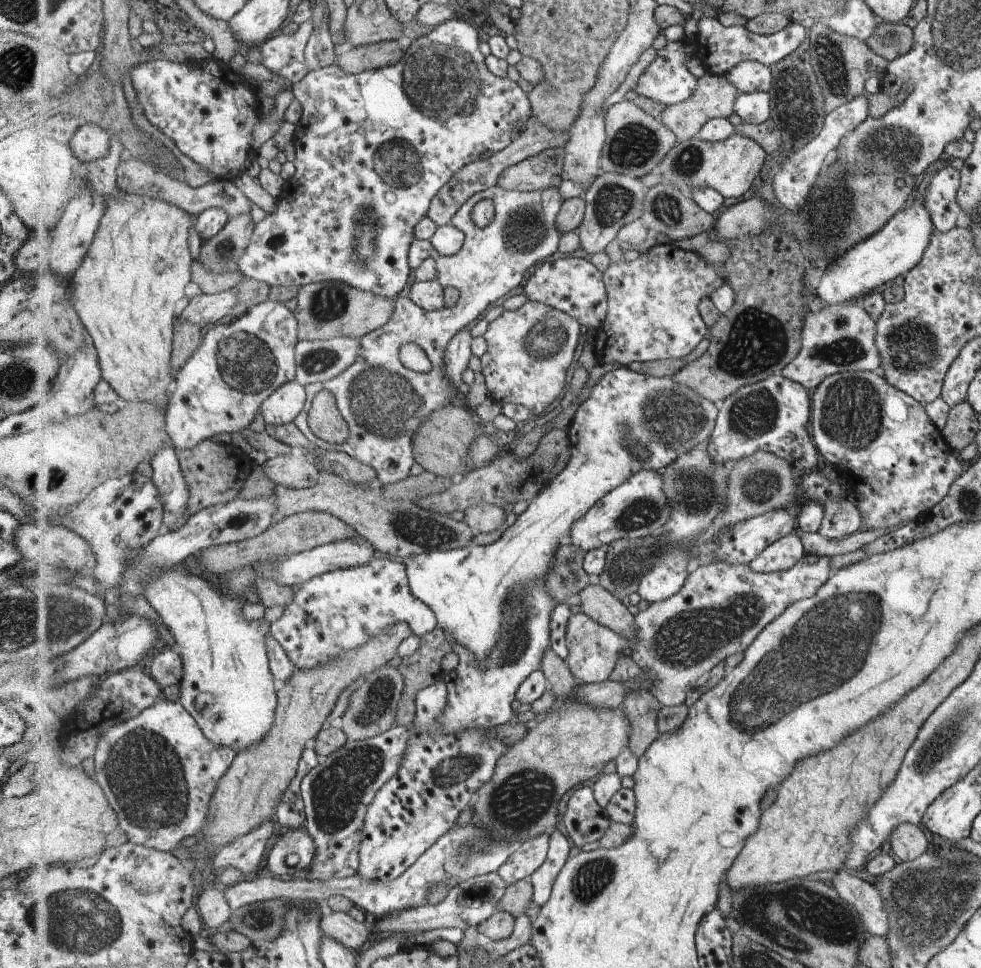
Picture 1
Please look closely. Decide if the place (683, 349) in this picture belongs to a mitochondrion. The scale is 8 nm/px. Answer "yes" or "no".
no

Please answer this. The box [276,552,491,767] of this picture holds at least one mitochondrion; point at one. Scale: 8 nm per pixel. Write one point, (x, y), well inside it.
(381, 692)

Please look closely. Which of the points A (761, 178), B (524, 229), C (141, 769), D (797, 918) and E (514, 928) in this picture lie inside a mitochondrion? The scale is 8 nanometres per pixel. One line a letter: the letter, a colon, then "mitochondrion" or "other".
A: other
B: mitochondrion
C: mitochondrion
D: mitochondrion
E: other

